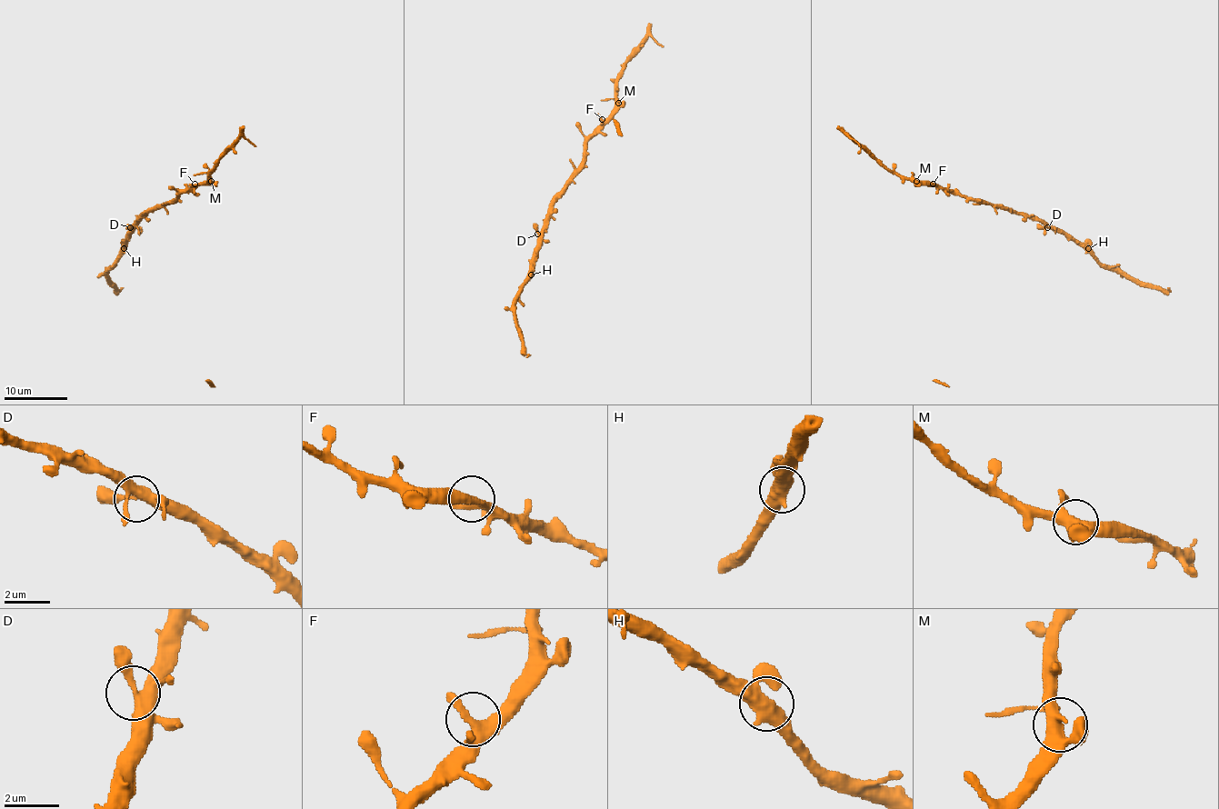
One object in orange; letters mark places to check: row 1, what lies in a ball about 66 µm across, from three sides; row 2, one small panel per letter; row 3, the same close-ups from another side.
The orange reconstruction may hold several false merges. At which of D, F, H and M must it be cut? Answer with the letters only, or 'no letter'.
no letter

